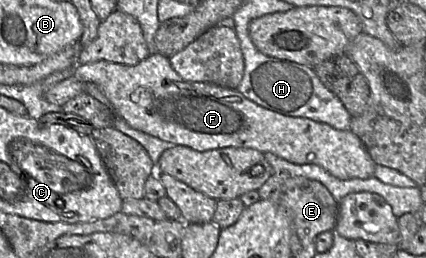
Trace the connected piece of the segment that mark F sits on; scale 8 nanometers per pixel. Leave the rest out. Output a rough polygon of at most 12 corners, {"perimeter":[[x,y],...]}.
{"perimeter":[[169,57],[104,60],[95,84],[131,128],[196,151],[271,152],[374,177],[351,130],[185,81]]}

